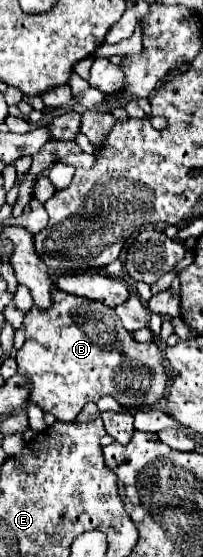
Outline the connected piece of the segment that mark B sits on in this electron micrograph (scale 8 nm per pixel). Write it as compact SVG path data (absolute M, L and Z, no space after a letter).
M56 291L52 295L52 301L54 305L48 311L42 311L38 307L32 307L28 311L24 317L26 341L22 349L16 351L18 373L26 375L32 383L32 403L36 403L44 413L52 413L58 421L74 421L88 401L96 403L104 395L114 397L122 407L132 411L152 409L164 397L168 387L168 373L162 363L162 351L154 341L144 345L136 343L132 335L120 325L116 311L100 305L98 301L88 301L86 297L76 297L64 291Z

